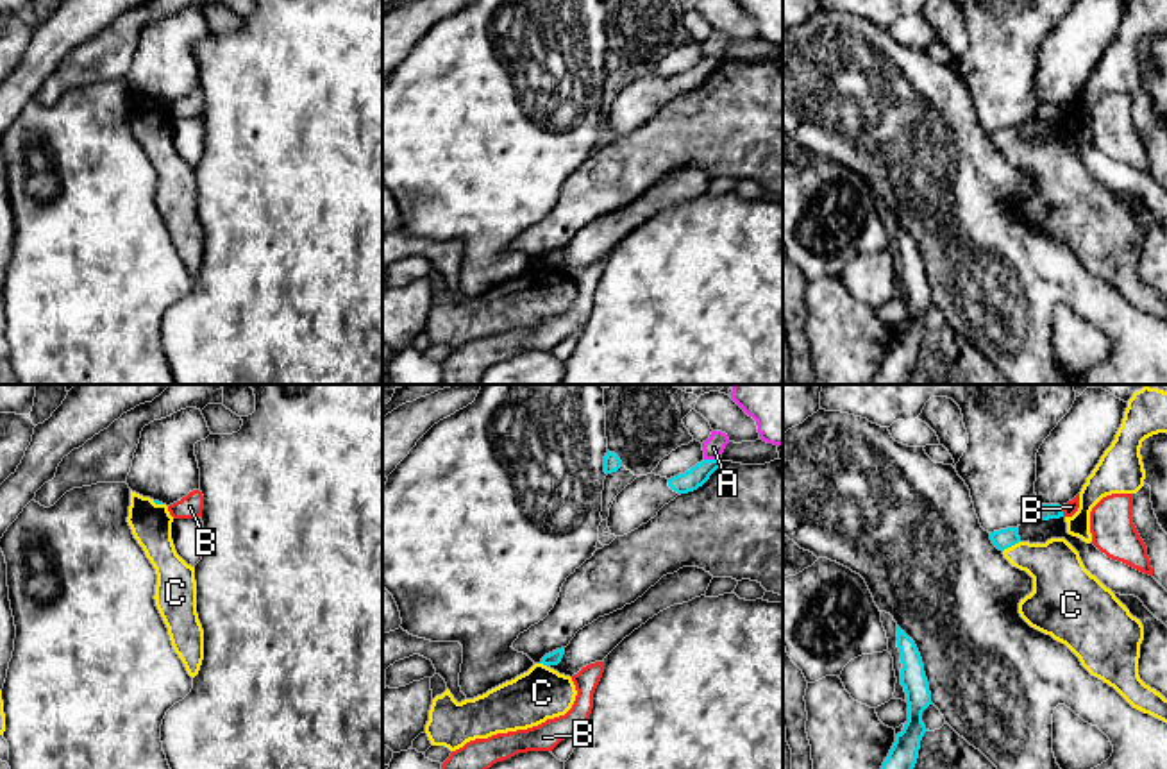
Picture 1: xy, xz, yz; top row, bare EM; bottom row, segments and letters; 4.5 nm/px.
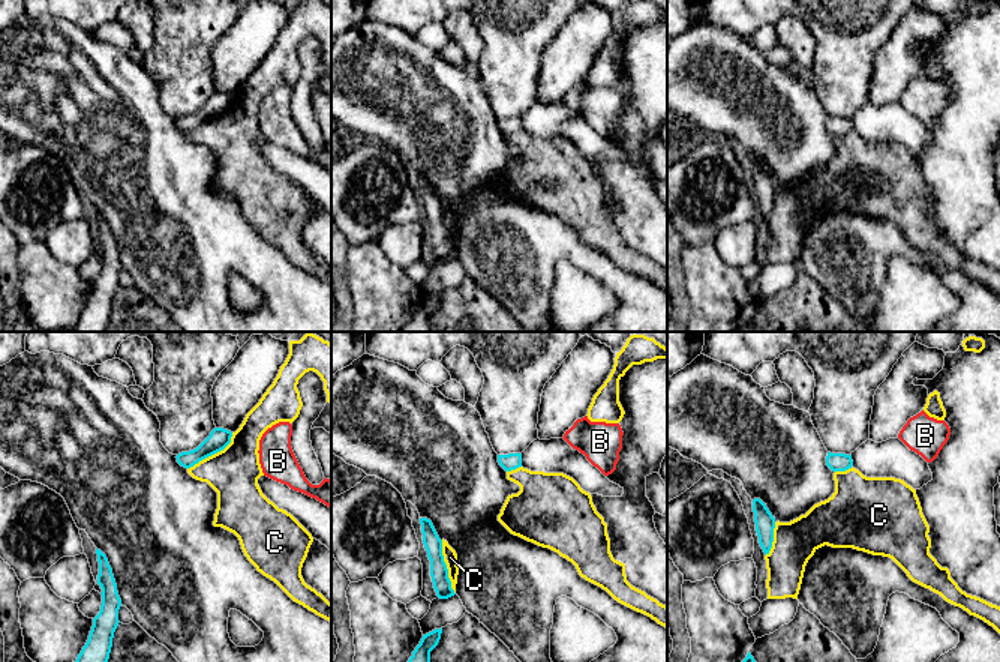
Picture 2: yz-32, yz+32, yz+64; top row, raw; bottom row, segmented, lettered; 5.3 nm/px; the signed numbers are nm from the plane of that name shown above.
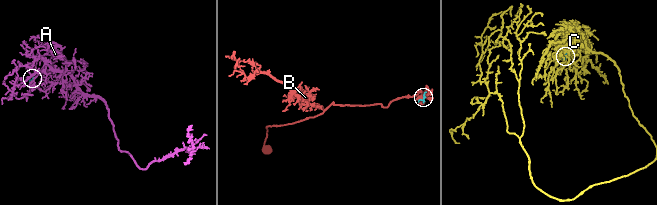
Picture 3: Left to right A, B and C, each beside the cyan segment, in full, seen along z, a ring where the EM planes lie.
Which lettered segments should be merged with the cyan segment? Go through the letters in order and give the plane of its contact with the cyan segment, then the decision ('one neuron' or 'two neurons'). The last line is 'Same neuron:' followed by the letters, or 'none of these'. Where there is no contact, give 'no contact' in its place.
A: meets cyan in xz; two neurons
B: meets cyan in yz; two neurons
C: meets cyan in yz; two neurons
Same neuron: none of these

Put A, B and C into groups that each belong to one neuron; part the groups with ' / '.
A / B / C

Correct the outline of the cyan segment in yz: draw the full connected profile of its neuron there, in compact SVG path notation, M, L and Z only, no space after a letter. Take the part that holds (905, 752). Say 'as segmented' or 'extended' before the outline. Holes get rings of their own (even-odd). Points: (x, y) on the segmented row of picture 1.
as segmented; M897 626L897 647L901 653L901 685L906 692L908 721L885 758L881 769L913 769L919 758L920 740L928 731L922 712L931 705L929 683L915 642Z

